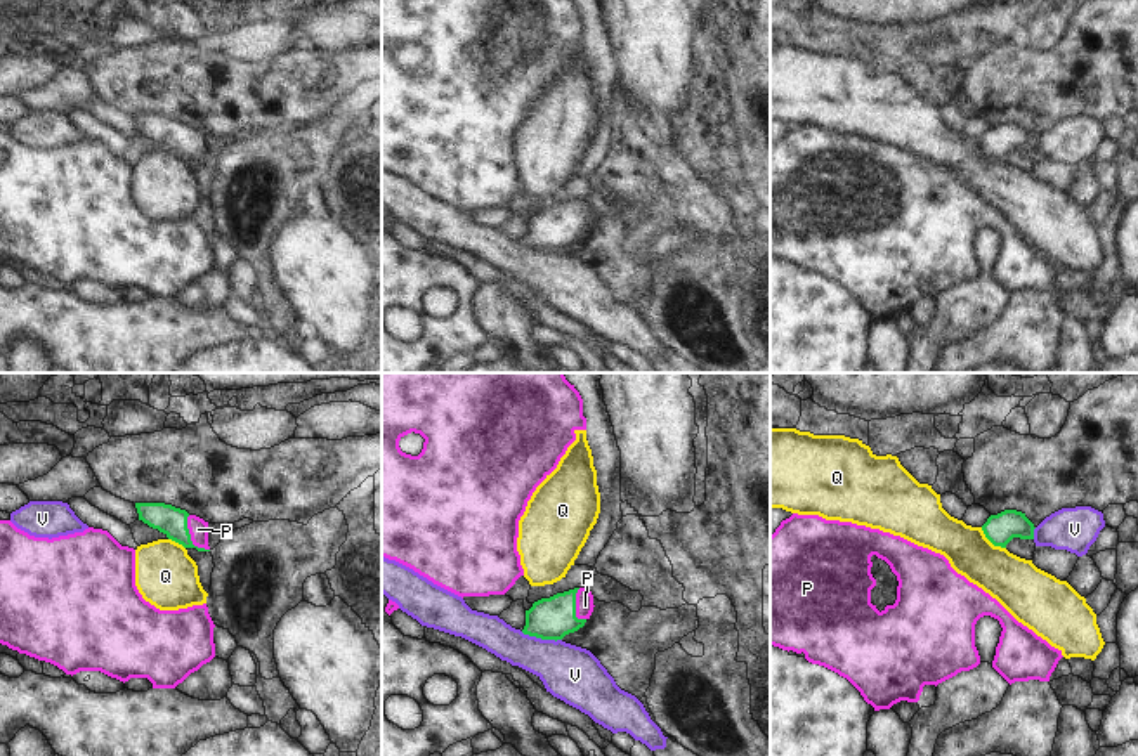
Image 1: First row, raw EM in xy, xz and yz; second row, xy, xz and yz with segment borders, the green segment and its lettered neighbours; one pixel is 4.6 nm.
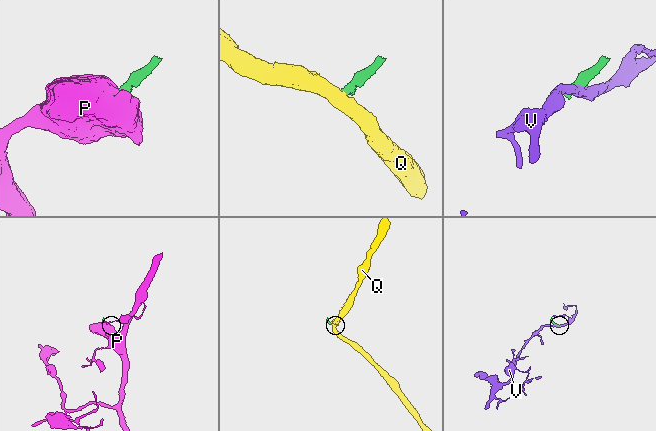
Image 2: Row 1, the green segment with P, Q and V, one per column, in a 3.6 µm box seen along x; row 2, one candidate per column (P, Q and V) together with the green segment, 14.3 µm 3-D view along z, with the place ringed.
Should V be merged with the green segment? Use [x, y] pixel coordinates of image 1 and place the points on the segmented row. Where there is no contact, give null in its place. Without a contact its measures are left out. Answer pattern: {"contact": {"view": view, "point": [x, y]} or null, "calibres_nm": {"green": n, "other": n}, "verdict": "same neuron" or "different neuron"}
{"contact": {"view": "xz", "point": [542, 638]}, "calibres_nm": {"green": 200, "other": 260}, "verdict": "different neuron"}

